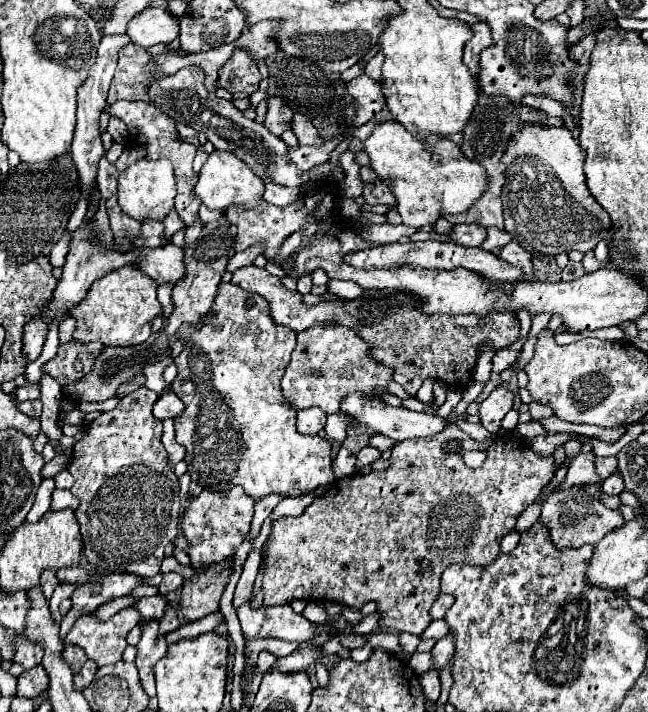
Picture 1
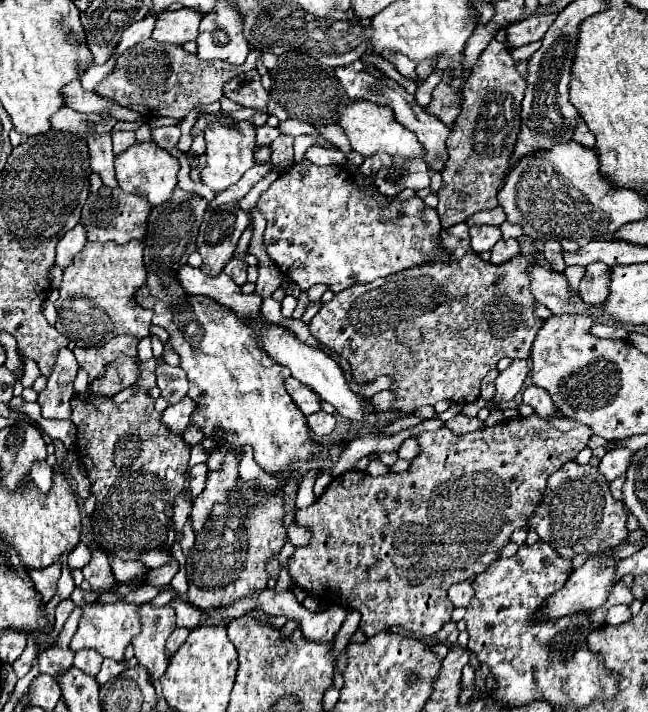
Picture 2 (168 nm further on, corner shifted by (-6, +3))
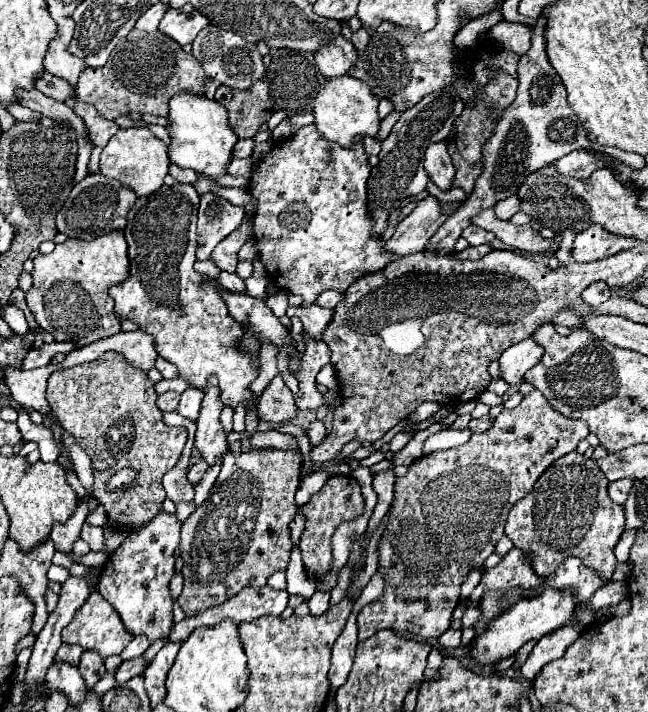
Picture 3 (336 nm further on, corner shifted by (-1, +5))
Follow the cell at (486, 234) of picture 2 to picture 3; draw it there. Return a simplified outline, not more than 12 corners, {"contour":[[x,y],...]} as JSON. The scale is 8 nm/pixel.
{"contour":[[469,225],[463,237],[469,245],[483,245],[495,239],[493,233]]}

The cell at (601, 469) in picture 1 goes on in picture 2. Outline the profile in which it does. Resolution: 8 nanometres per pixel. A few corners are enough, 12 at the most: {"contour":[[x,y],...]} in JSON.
{"contour":[[612,449],[600,459],[600,473],[614,481],[624,475],[632,451]]}

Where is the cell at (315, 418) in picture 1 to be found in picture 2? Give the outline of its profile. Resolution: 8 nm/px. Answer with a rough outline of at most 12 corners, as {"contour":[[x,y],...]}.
{"contour":[[318,411],[308,417],[308,427],[316,435],[330,435],[334,417]]}

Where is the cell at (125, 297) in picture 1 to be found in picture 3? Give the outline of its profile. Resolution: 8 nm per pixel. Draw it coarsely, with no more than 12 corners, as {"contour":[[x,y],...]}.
{"contour":[[123,231],[33,259],[27,305],[57,341],[117,335]]}

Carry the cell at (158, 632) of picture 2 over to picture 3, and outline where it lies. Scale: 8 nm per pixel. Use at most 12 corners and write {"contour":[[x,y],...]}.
{"contour":[[159,511],[101,569],[133,635],[173,627],[181,523]]}

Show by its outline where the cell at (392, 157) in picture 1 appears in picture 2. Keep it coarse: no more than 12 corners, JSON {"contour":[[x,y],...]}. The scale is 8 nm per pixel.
{"contour":[[354,101],[340,113],[362,157],[426,159],[392,109]]}

